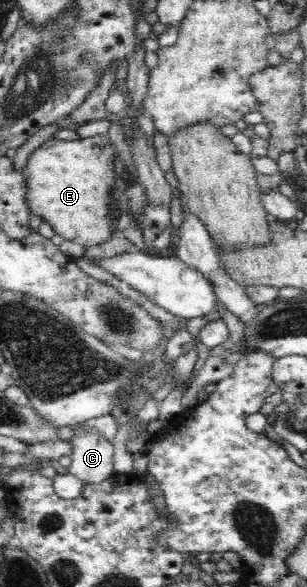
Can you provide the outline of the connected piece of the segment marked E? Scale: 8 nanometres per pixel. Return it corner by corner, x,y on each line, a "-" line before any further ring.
103,136
43,142
31,153
22,169
30,214
41,216
64,240
71,240
85,248
119,234
113,232
109,214
109,192
115,182
113,156
115,148

